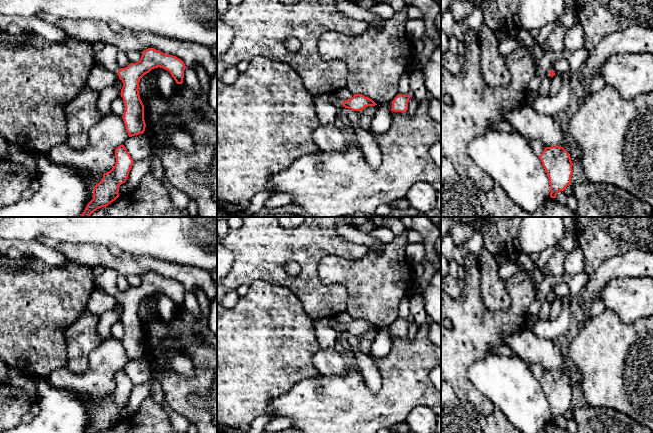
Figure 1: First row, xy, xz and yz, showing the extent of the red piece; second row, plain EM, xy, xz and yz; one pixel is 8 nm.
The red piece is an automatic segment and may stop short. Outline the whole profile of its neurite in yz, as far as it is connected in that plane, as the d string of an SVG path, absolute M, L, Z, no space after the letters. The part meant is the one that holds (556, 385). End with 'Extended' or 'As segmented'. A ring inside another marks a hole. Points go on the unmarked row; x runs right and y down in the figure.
M556 369L546 371L539 382L548 398L550 421L556 422L558 416L571 409L573 387L570 378L563 371Z. As segmented

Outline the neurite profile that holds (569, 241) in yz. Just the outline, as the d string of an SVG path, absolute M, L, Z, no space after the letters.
M574 231L570 233L564 232L563 238L560 240L560 248L562 248L564 251L568 253L577 245L578 241Z

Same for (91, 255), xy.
M62 242L57 244L56 249L71 262L90 267L104 266L116 270L120 276L125 277L154 272L165 278L176 280L184 286L186 291L192 291L194 287L198 287L210 300L217 295L217 284L211 273L201 268L124 252L120 256L114 256L108 247L101 244Z

